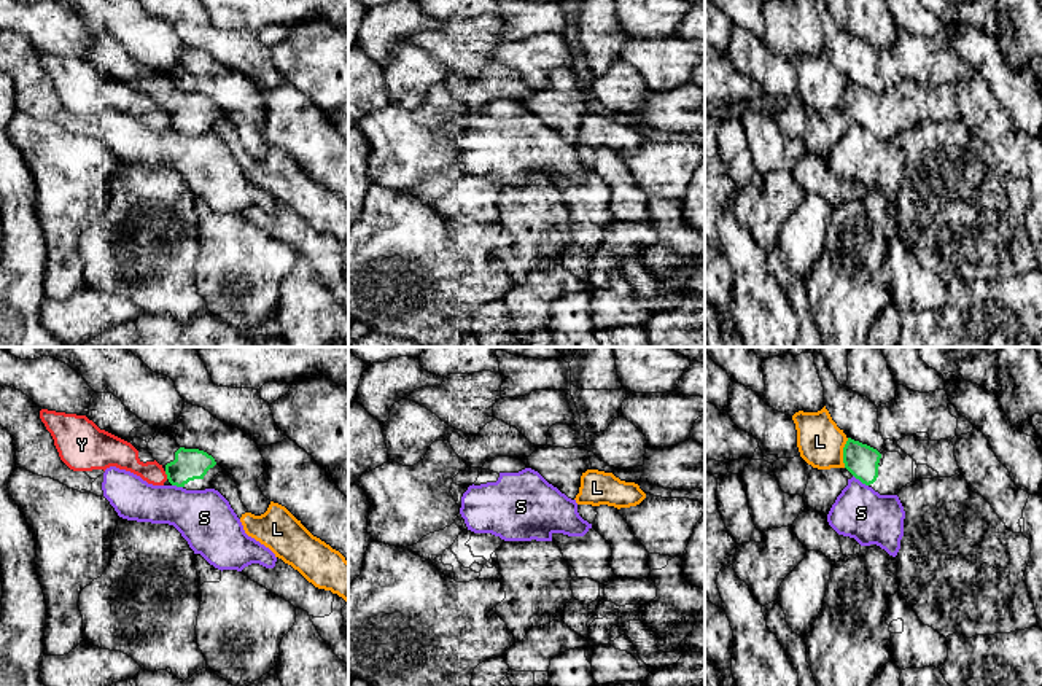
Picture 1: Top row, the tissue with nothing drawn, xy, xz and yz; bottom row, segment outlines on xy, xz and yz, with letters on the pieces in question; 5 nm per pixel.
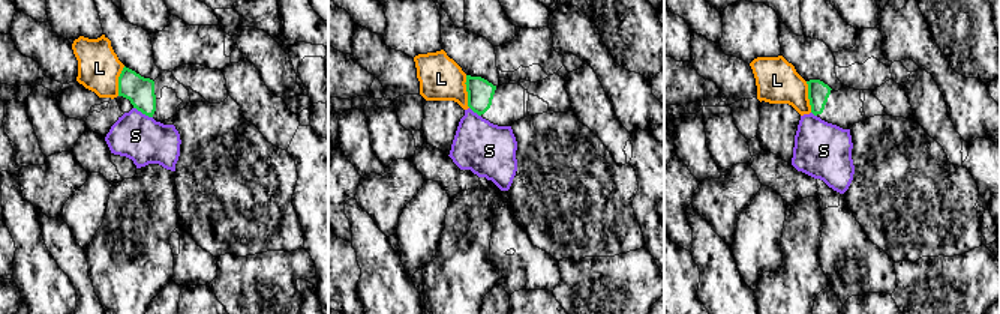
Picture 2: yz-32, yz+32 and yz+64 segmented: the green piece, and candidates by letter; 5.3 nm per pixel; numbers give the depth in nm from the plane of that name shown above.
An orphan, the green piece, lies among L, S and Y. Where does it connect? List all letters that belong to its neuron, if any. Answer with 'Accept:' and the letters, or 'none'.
Accept: none

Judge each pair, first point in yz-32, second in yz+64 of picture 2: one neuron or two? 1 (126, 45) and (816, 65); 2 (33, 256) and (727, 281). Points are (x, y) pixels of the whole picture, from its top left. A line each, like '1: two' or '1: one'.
1: one
2: one

